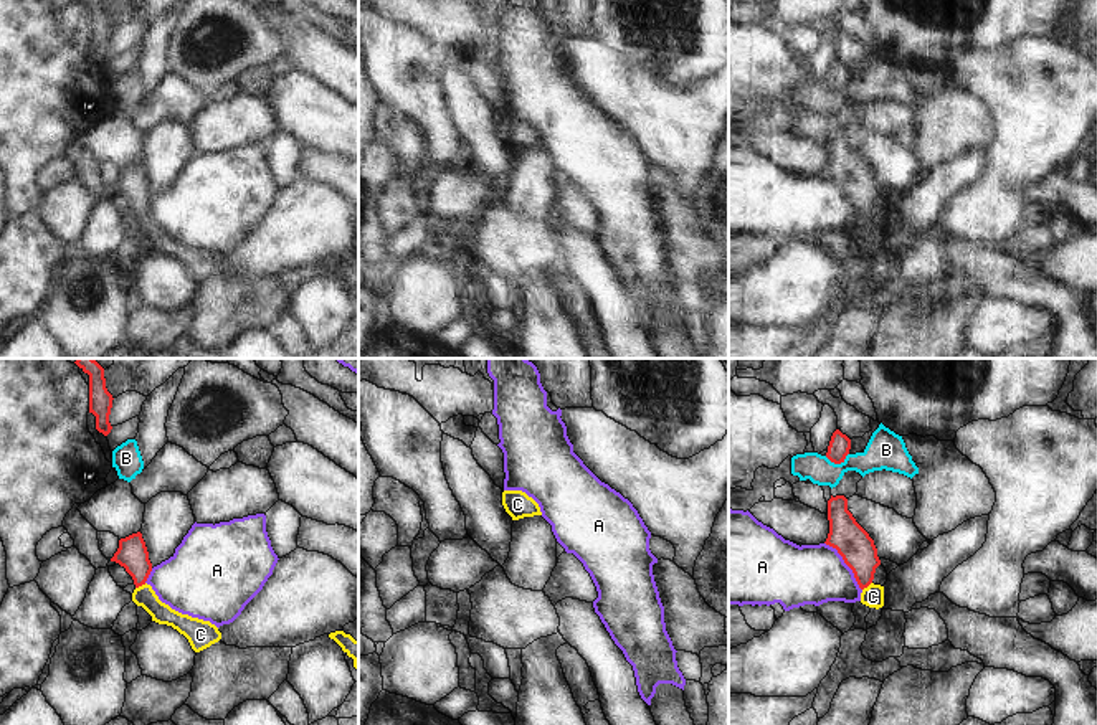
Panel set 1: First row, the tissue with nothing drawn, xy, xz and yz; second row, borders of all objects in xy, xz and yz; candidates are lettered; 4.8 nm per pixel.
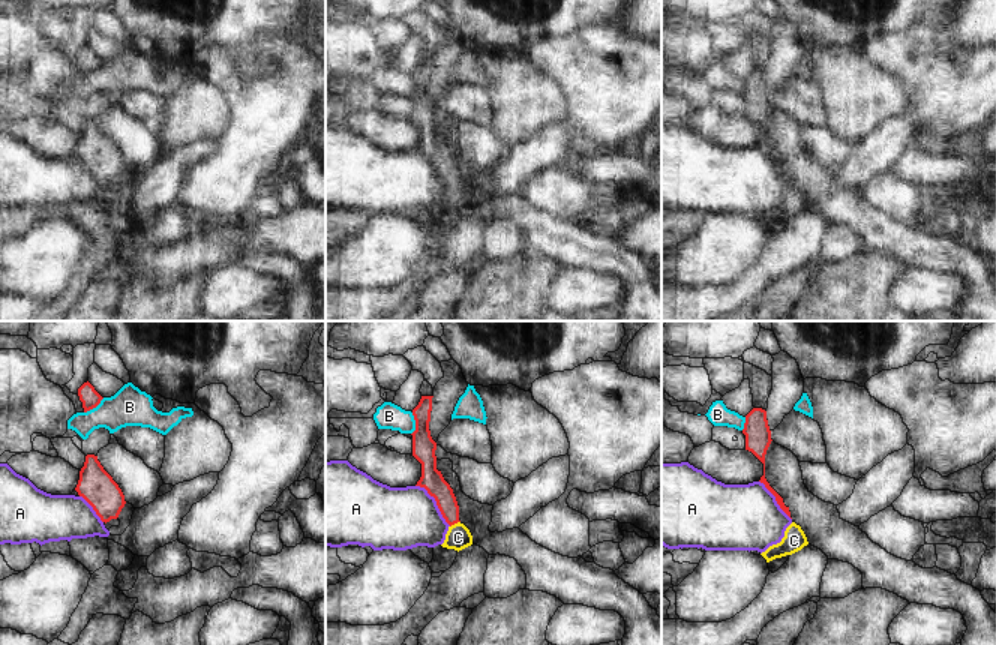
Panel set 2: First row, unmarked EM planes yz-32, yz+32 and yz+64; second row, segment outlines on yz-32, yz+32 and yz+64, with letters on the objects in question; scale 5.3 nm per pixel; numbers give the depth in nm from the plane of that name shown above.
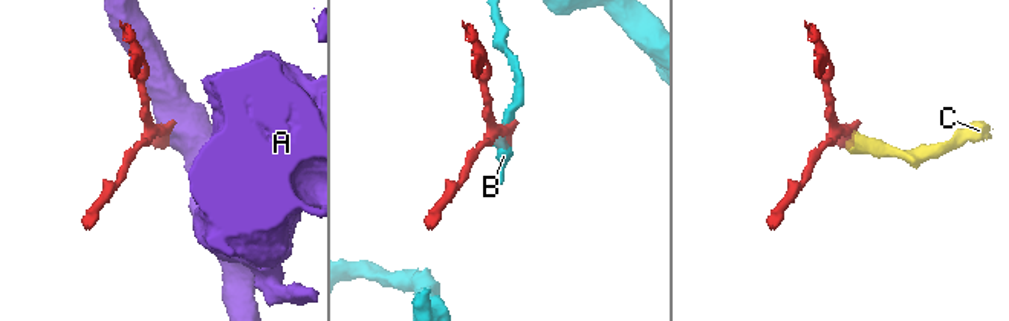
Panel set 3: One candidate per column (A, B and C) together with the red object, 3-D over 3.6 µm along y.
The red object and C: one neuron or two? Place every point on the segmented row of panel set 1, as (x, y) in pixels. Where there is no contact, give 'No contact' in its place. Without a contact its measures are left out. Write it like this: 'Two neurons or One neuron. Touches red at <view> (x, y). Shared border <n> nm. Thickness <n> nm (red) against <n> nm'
One neuron. Touches red at xy (141, 585). Shared border 60 nm. Thickness 150 nm (red) against 100 nm.

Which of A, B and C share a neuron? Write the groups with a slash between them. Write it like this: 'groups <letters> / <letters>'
groups A / B / C

